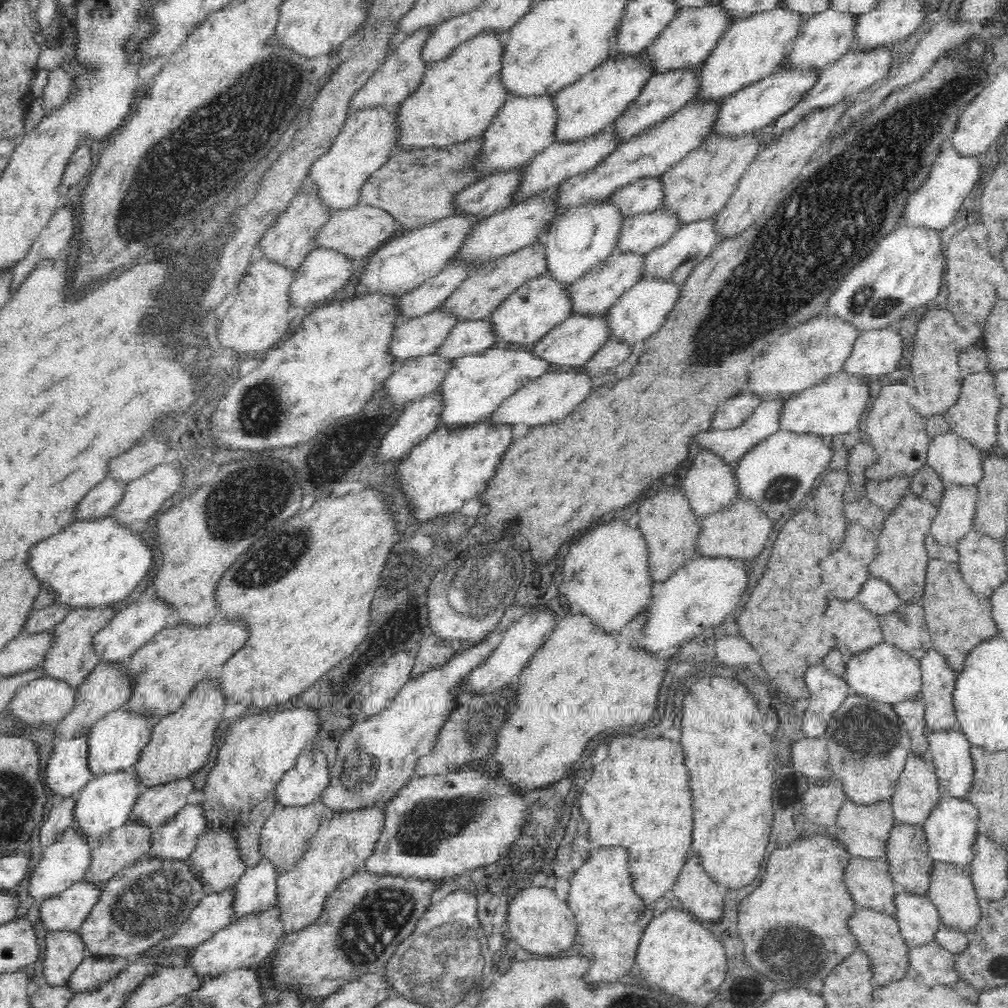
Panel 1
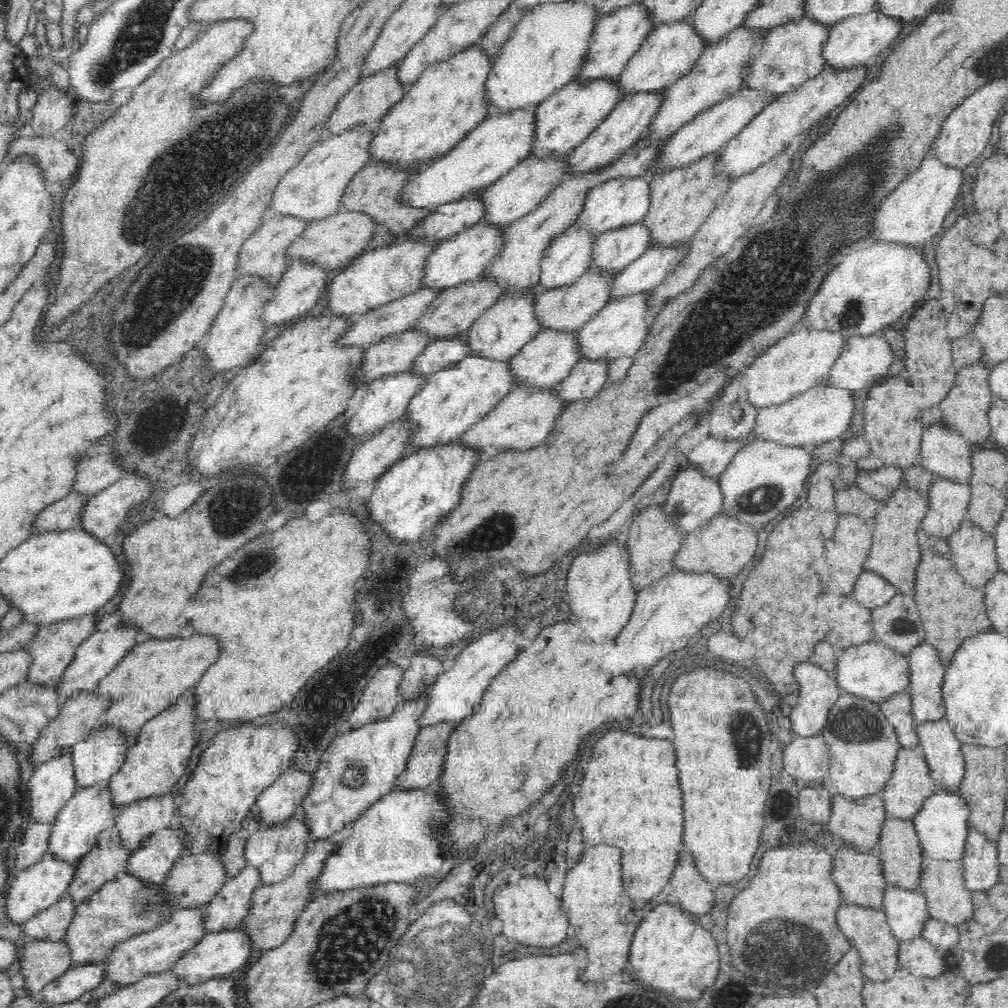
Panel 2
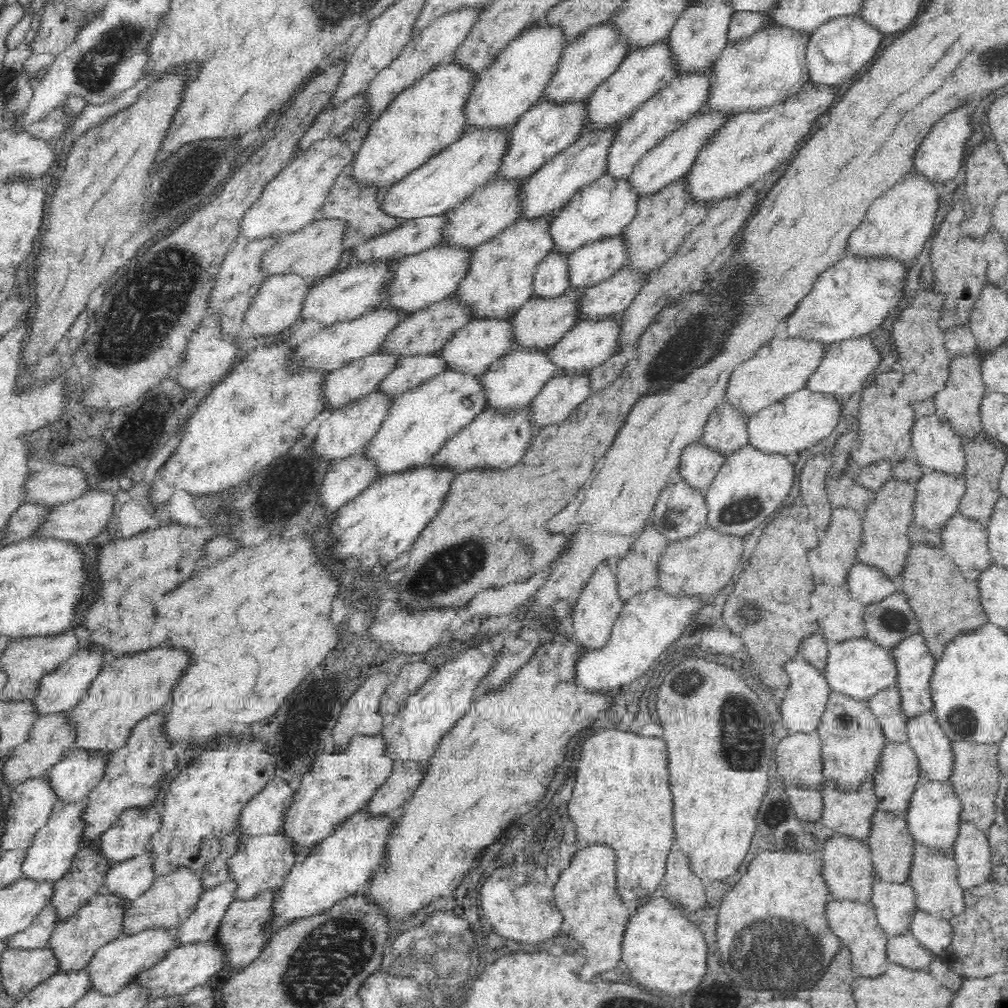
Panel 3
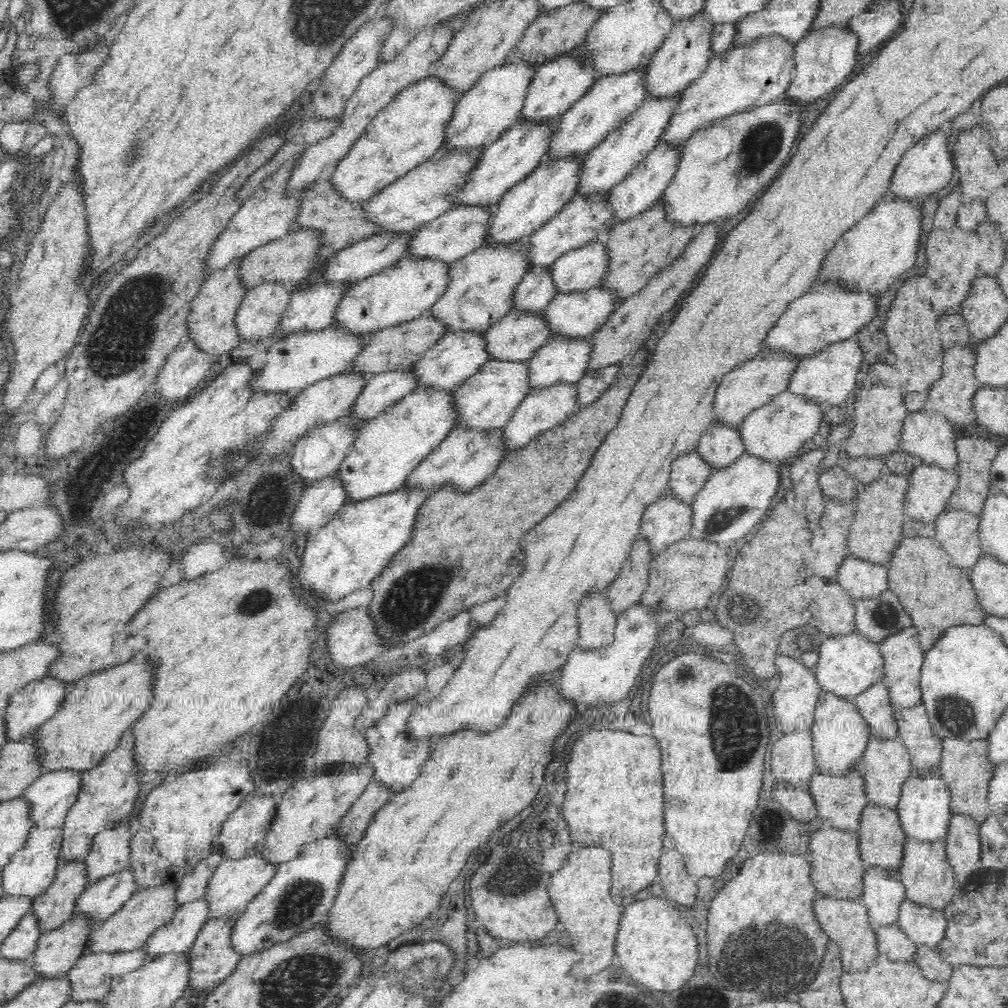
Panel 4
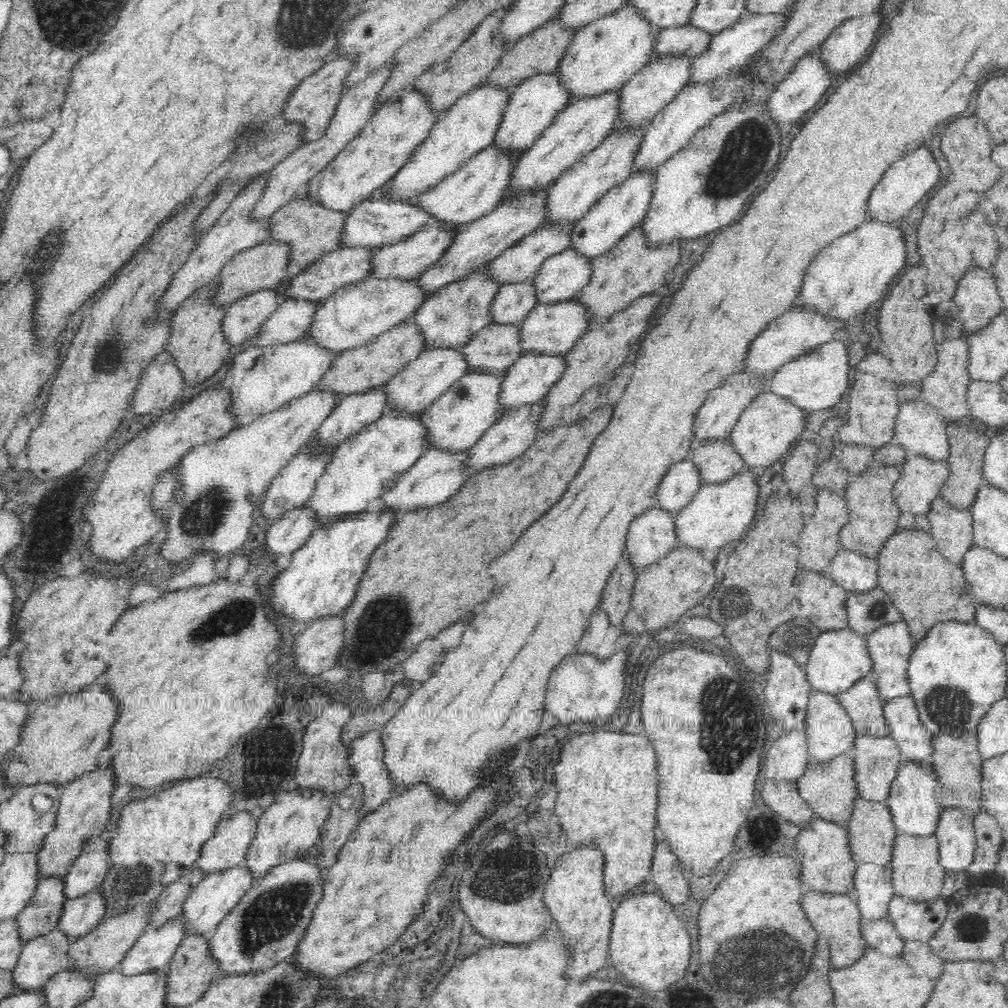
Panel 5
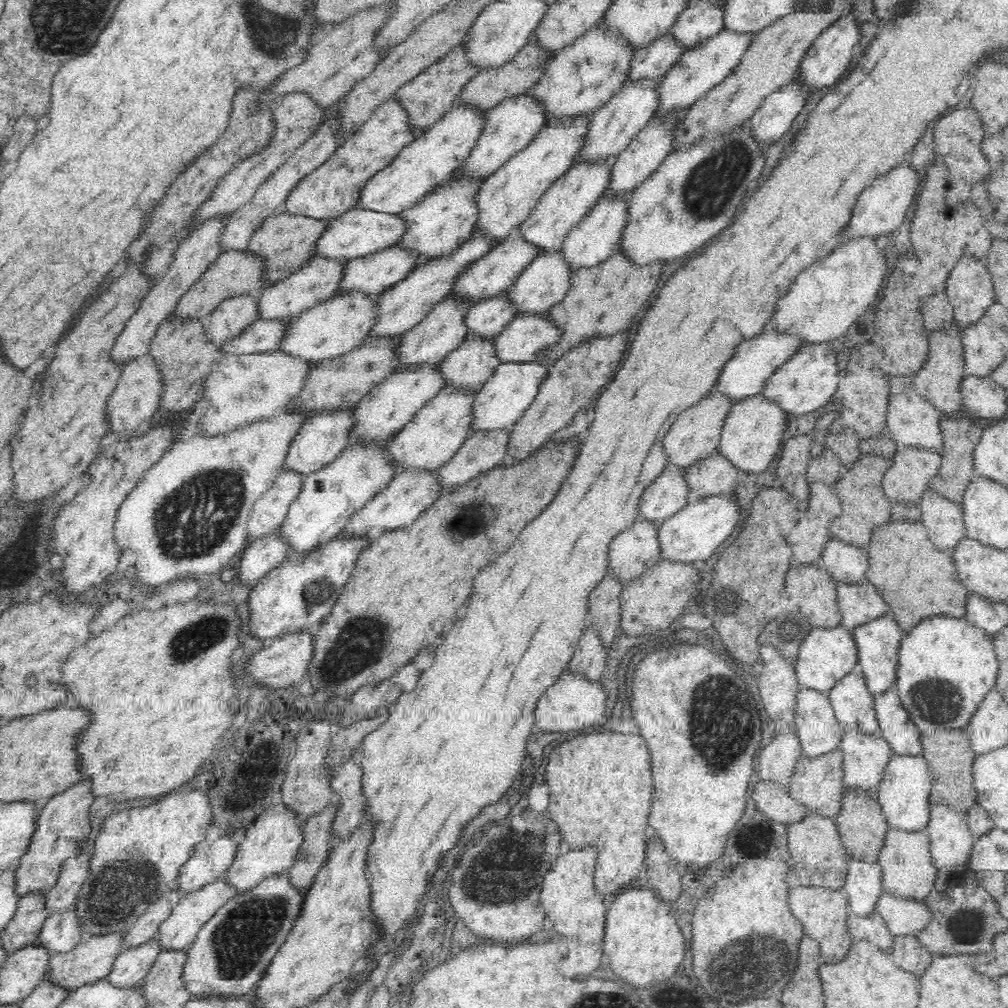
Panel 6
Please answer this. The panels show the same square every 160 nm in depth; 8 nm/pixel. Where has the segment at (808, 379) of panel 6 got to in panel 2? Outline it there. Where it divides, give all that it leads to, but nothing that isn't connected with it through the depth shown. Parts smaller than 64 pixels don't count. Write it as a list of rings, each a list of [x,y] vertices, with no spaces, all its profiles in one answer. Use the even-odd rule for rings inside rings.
[[[881,333],[845,338],[839,357],[832,363],[826,379],[822,383],[830,388],[850,390],[854,393],[874,386],[872,382],[876,382],[878,376],[886,374],[886,370],[890,368],[890,362],[892,362],[892,352],[884,340],[886,339]]]

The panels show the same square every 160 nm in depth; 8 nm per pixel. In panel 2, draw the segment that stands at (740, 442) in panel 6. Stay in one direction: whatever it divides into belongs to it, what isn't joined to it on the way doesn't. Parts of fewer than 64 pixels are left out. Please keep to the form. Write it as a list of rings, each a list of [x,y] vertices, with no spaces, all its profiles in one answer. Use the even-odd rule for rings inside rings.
[[[818,384],[786,402],[756,410],[752,435],[761,441],[800,449],[828,443],[849,428],[854,416],[854,392]]]

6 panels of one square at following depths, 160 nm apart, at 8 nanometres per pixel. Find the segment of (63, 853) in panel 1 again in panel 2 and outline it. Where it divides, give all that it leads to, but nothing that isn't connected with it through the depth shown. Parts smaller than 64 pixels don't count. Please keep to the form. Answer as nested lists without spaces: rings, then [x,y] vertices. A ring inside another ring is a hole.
[[[47,853],[42,856],[40,862],[33,864],[28,870],[22,870],[10,874],[8,878],[8,890],[4,898],[6,916],[12,924],[24,924],[30,918],[35,917],[40,910],[48,908],[67,892],[76,864],[58,862]]]

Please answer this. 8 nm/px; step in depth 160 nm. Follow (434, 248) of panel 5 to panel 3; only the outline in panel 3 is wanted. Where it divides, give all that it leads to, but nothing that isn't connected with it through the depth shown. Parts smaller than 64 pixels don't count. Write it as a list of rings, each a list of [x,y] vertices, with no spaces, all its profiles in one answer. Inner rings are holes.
[[[498,181],[490,183],[470,194],[458,207],[445,214],[444,228],[440,232],[440,244],[452,249],[473,250],[482,243],[494,239],[517,221],[517,195],[522,182]]]

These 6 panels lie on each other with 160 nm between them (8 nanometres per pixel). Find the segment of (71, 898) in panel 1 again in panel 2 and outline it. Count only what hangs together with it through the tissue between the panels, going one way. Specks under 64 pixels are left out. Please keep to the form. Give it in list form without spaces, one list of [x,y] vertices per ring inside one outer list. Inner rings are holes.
[[[65,893],[60,900],[48,908],[40,910],[35,917],[27,920],[22,925],[22,932],[24,932],[24,936],[30,936],[35,941],[56,942],[63,940],[75,908],[71,896]]]

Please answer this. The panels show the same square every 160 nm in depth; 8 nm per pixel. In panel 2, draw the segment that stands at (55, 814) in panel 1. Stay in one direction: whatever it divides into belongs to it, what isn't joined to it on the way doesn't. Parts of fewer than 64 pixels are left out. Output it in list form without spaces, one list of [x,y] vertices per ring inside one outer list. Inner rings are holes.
[[[30,824],[26,827],[24,836],[21,836],[20,846],[14,850],[16,856],[14,856],[10,873],[28,870],[33,864],[40,862],[45,854],[50,827],[50,824]]]

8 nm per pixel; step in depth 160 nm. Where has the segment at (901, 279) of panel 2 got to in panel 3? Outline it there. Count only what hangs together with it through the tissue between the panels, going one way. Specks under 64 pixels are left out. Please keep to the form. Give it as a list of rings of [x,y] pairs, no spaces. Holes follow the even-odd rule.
[[[842,258],[836,266],[820,274],[808,296],[804,296],[792,314],[788,315],[788,336],[827,346],[869,335],[880,327],[890,312],[896,312],[900,300],[903,300],[902,280],[904,268],[890,258],[878,262],[856,262],[852,258]]]

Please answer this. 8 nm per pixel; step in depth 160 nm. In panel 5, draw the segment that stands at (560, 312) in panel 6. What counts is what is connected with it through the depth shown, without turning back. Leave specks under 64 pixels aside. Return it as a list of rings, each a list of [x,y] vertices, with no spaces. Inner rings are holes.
[[[637,228],[616,244],[608,254],[593,258],[589,262],[591,273],[587,285],[578,291],[574,299],[586,310],[586,332],[606,323],[614,314],[627,310],[636,300],[657,292],[664,285],[666,274],[671,273],[678,263],[681,250],[680,242],[648,249],[645,246],[644,235]]]

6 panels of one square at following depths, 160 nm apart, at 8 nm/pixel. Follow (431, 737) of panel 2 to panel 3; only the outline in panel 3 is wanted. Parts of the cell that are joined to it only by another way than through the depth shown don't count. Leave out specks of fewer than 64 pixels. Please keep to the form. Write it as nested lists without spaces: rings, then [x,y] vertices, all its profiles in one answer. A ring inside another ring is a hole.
[[[420,762],[393,763],[390,776],[384,779],[380,788],[372,793],[360,811],[371,816],[387,816],[396,813],[416,790],[423,772],[424,766]]]

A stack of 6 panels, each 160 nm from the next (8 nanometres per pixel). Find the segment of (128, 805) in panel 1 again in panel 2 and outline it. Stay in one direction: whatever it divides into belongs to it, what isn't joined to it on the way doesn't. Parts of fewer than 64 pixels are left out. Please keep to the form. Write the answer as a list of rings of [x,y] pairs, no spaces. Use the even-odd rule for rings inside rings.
[[[101,784],[88,789],[78,789],[72,798],[58,811],[48,835],[45,853],[58,862],[77,864],[83,854],[92,850],[96,836],[106,828],[112,828],[113,818],[120,808],[111,806],[108,786]]]

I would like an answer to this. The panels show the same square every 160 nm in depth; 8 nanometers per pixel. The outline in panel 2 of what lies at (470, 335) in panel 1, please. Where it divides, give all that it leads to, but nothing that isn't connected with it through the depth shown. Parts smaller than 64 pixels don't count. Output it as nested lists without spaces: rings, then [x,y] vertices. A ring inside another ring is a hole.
[[[464,336],[448,338],[446,340],[432,341],[412,361],[409,372],[417,378],[425,378],[440,370],[444,370],[464,357],[469,356],[469,349],[463,343]]]

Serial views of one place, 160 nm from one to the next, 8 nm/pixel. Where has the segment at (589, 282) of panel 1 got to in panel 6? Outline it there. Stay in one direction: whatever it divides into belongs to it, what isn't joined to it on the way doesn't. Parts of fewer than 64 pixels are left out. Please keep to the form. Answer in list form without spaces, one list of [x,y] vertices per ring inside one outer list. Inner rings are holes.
[[[468,337],[456,350],[449,352],[438,364],[437,371],[443,378],[443,386],[448,389],[478,390],[485,380],[492,376],[494,369],[500,364],[494,354],[492,339]]]

